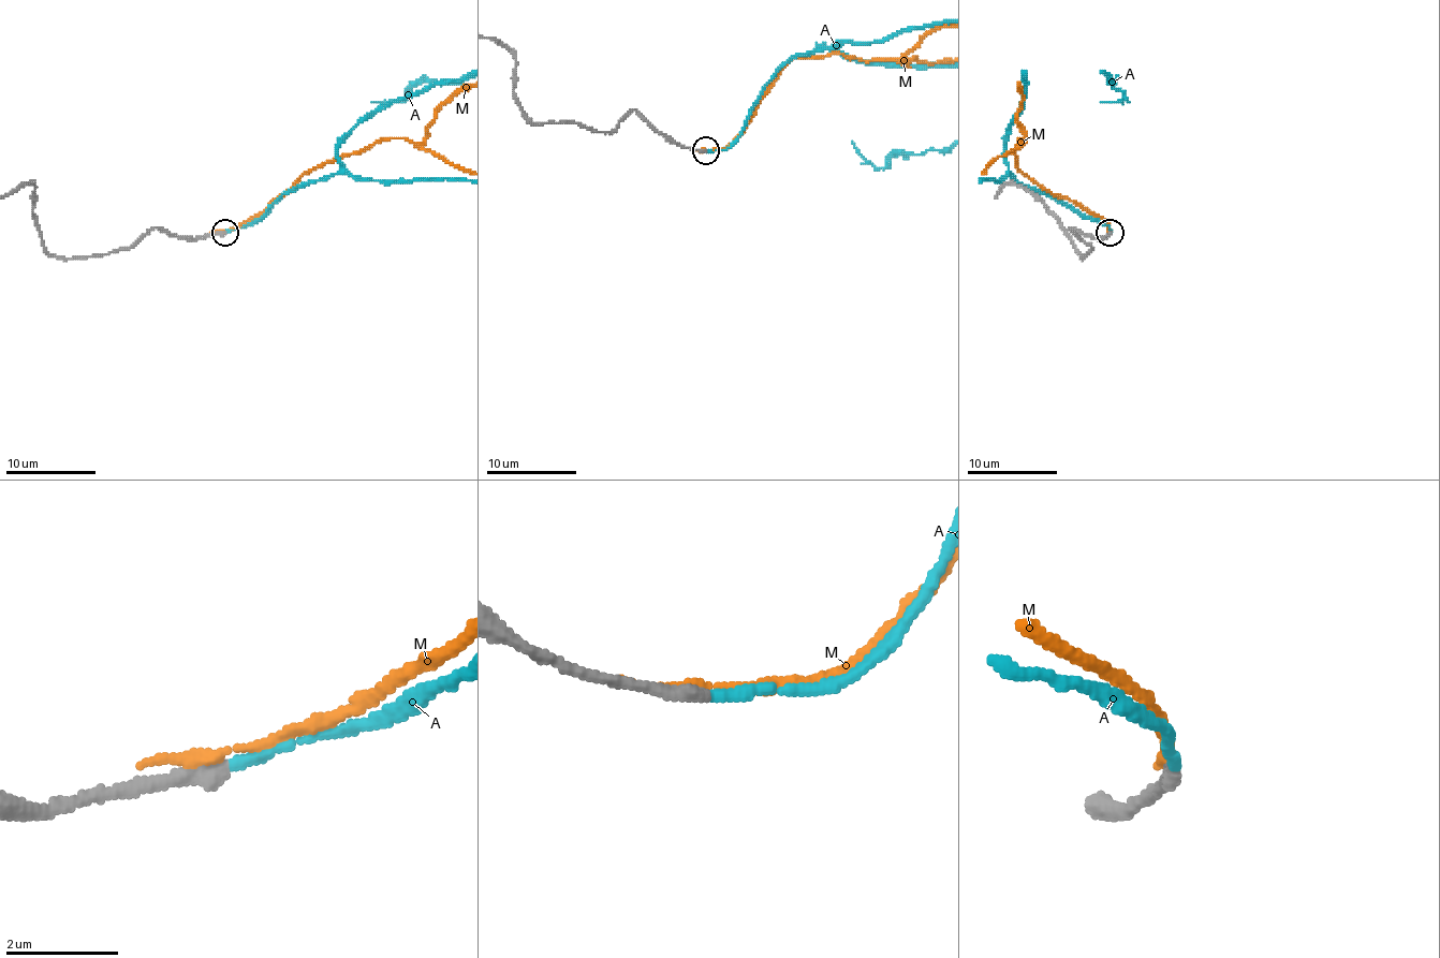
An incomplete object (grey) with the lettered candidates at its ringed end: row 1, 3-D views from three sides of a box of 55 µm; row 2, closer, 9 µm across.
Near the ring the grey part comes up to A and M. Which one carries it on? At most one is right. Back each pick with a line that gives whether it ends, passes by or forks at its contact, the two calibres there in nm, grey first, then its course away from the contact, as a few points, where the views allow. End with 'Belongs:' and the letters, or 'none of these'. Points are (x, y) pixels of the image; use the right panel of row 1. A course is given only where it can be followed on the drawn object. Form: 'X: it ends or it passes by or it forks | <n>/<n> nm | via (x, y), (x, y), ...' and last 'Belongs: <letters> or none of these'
A: it ends | 280/190 nm
Belongs: A

